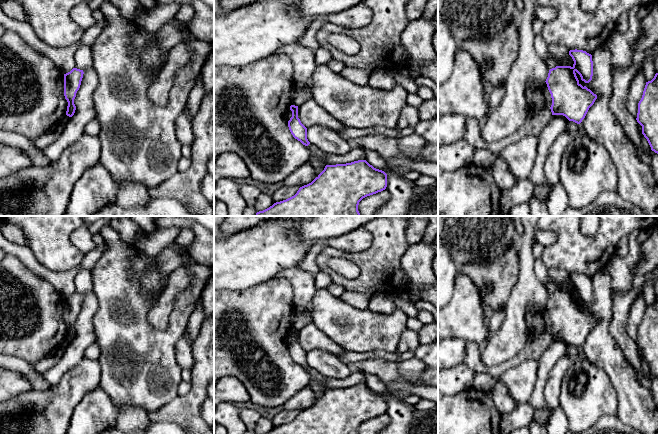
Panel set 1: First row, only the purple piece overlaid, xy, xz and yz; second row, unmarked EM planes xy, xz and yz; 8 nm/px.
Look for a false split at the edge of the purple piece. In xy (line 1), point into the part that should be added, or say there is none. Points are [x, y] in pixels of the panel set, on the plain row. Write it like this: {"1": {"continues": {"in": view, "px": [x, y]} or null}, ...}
{"1": {"continues": null}}

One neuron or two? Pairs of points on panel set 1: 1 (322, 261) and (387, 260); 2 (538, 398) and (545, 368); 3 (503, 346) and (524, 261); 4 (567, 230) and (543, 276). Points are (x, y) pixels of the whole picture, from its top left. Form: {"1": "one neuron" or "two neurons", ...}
{"1": "one neuron", "2": "one neuron", "3": "one neuron", "4": "two neurons"}

